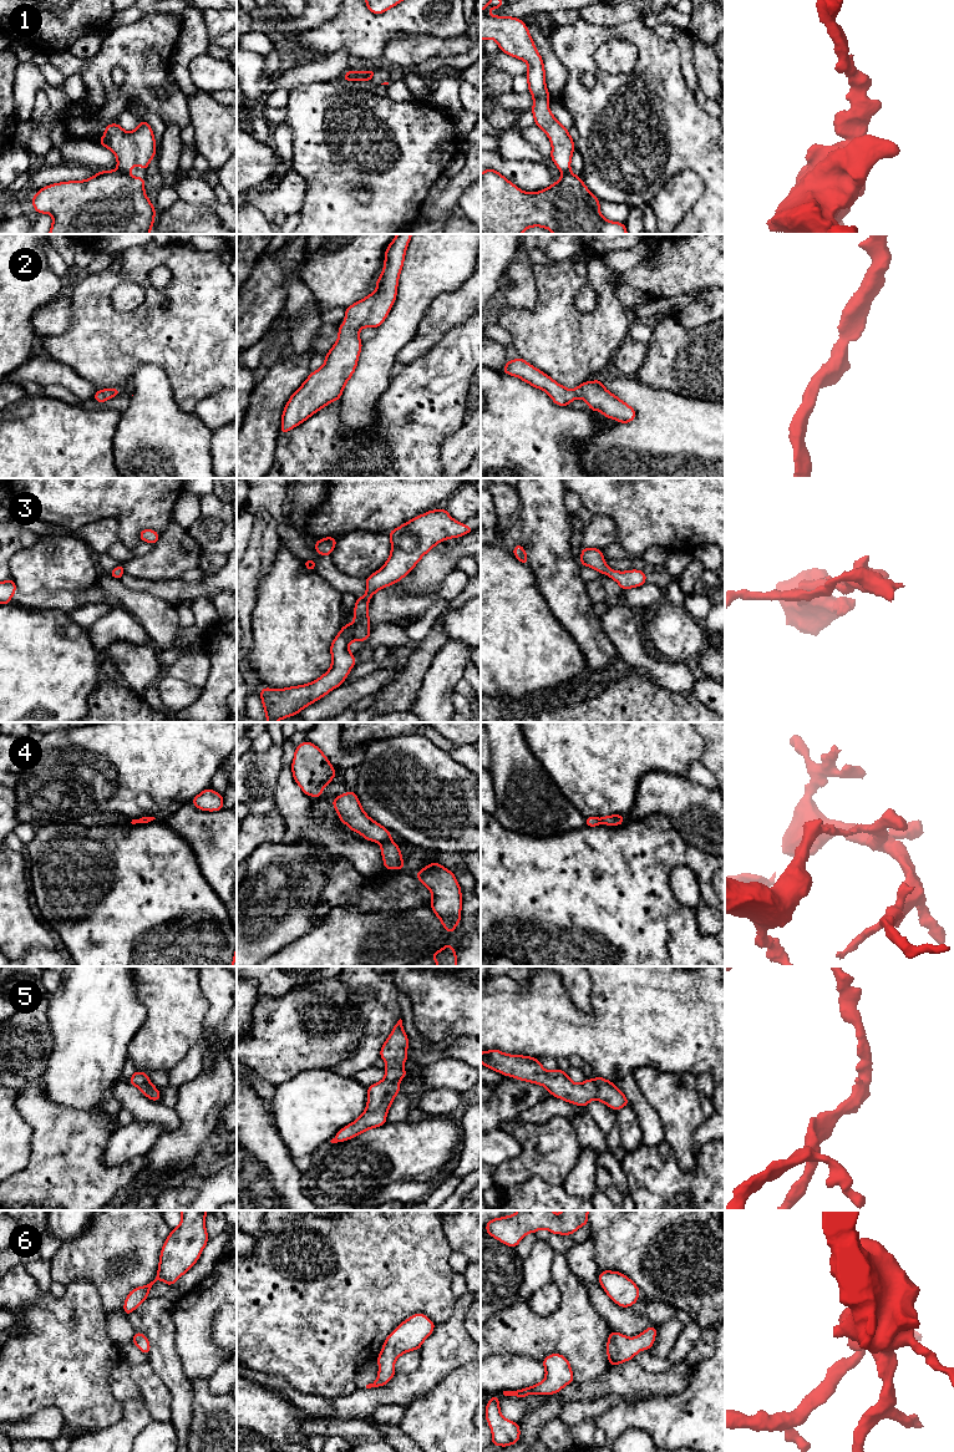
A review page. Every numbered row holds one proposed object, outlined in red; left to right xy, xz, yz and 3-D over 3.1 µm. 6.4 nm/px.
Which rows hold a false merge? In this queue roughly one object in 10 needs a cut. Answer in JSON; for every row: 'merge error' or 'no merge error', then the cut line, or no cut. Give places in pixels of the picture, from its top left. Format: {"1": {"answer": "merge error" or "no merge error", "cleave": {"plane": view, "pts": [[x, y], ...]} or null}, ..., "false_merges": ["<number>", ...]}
{"1": {"answer": "no merge error", "cleave": null}, "2": {"answer": "no merge error", "cleave": null}, "3": {"answer": "no merge error", "cleave": null}, "4": {"answer": "merge error", "cleave": {"plane": "xz", "pts": [[390, 838], [380, 843]]}}, "5": {"answer": "no merge error", "cleave": null}, "6": {"answer": "no merge error", "cleave": null}, "false_merges": ["4"]}

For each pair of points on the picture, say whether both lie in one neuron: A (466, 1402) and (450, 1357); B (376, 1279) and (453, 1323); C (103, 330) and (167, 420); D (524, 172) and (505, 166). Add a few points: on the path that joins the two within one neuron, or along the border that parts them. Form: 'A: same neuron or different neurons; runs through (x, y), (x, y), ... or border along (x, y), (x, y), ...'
A: different neurons; border along (467, 1361), (432, 1387)
B: different neurons; border along (457, 1296), (453, 1313), (445, 1321), (436, 1324)
C: different neurons; border along (163, 371), (142, 365), (132, 382)
D: same neuron; runs through (519, 172), (510, 168)

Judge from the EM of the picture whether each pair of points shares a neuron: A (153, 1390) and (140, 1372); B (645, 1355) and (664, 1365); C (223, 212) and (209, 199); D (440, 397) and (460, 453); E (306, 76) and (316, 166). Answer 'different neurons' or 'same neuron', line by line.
A: same neuron
B: same neuron
C: same neuron
D: different neurons
E: different neurons

